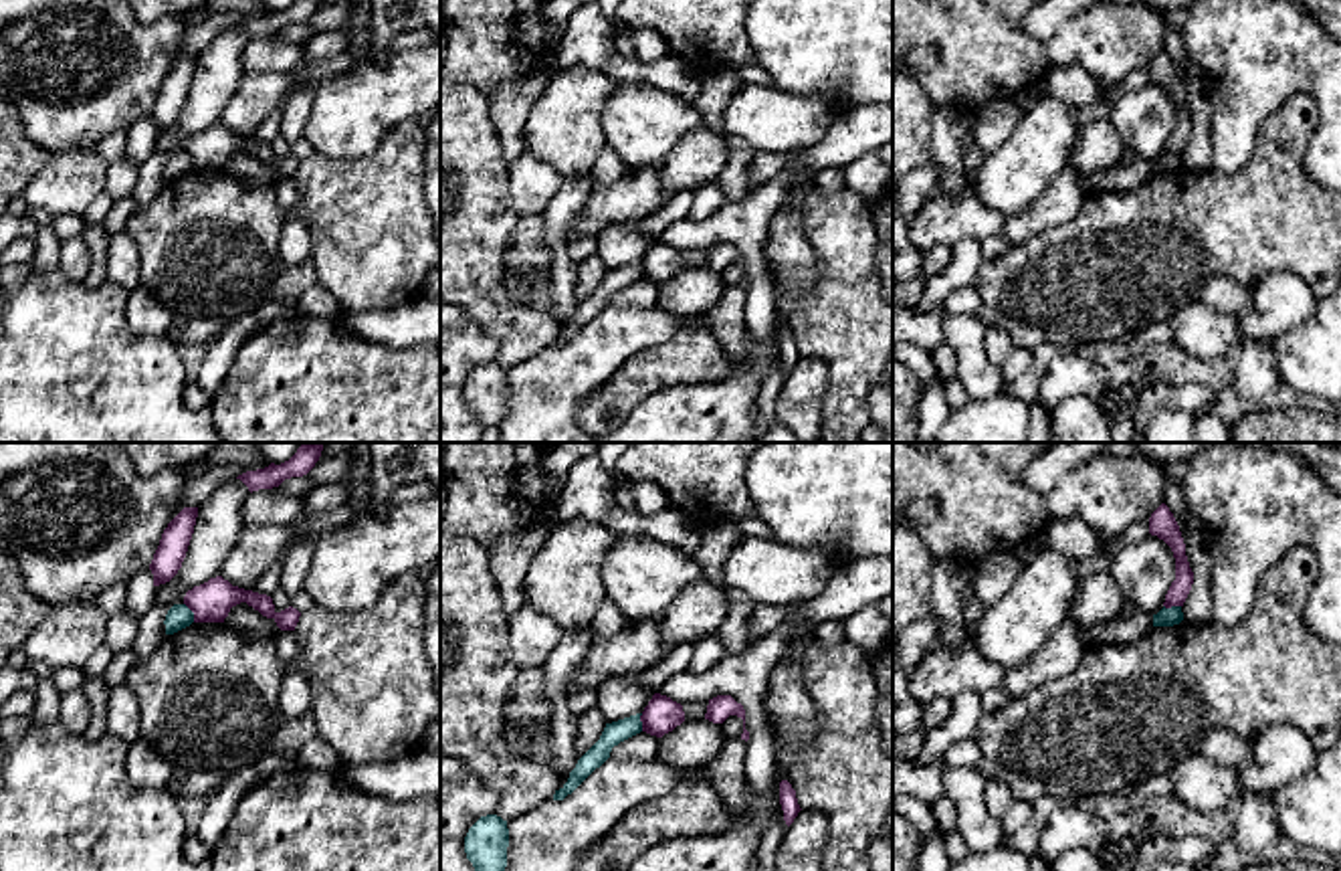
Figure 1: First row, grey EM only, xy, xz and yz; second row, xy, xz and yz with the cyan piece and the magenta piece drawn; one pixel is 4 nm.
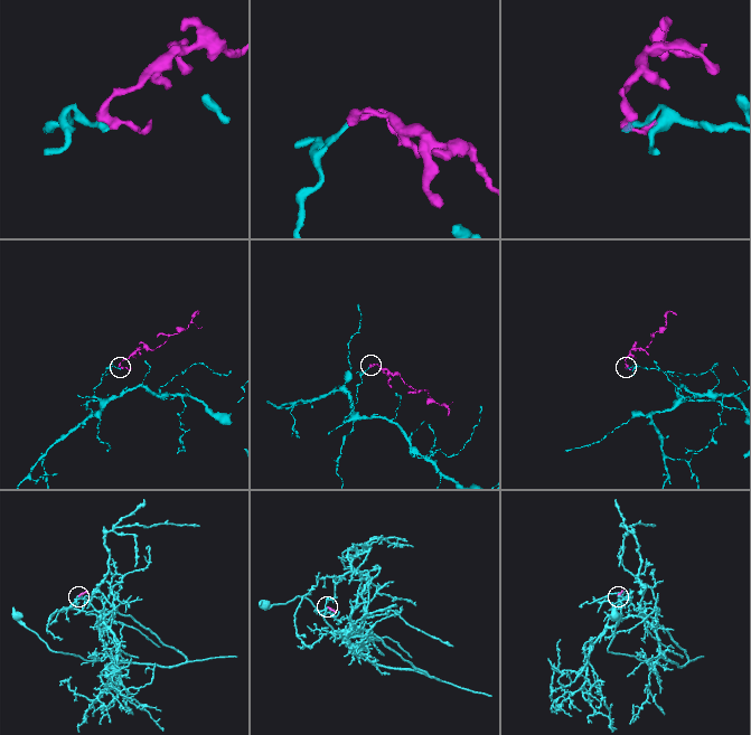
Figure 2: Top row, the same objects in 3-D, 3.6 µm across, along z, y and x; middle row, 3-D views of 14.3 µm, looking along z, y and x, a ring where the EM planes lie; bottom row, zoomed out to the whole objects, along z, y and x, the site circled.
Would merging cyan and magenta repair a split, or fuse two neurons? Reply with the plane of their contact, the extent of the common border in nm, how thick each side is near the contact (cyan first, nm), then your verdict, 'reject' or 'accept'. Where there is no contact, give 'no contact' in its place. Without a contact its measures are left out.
xy | 90 nm | 100/160 nm | reject

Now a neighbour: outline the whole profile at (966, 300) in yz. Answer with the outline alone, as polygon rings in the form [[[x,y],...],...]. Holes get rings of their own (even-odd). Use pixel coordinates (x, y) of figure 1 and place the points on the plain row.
[[[963,287],[953,291],[945,303],[943,303],[943,311],[945,313],[967,313],[967,315],[977,315],[979,311],[979,295],[975,291],[975,287]]]

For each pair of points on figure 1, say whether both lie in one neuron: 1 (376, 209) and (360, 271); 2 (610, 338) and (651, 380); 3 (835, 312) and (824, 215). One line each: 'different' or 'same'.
1: same
2: different
3: same

